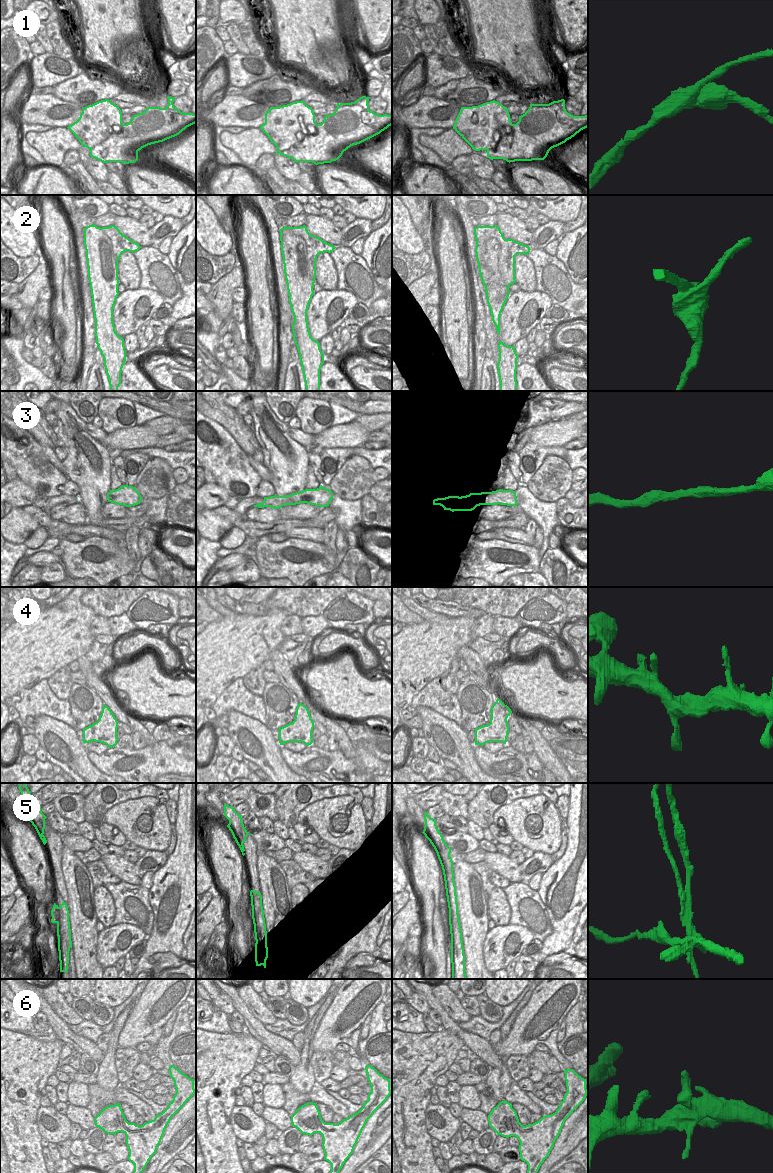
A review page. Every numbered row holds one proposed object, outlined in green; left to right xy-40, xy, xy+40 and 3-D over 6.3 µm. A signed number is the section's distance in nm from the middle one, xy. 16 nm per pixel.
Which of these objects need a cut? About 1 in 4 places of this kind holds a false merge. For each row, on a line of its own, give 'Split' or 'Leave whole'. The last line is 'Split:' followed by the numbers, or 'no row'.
1: Split
2: Split
3: Leave whole
4: Leave whole
5: Split
6: Leave whole
Split: 1, 2, 5

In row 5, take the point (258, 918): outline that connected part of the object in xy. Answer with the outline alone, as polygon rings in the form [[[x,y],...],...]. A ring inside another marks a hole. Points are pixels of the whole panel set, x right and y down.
[[[256,890],[250,891],[251,906],[252,906],[252,919],[254,924],[255,938],[259,938],[260,941],[255,943],[255,953],[260,953],[262,940],[267,938],[266,924],[264,918],[264,910],[262,906],[261,893]]]

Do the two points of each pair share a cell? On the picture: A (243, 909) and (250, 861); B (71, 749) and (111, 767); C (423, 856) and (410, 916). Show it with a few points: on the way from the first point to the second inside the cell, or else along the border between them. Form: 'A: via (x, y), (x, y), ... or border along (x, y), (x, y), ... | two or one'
A: border along (242, 856), (245, 862), (250, 890) | two
B: border along (87, 752), (88, 759), (102, 772) | two
C: border along (416, 898), (420, 920) | two

